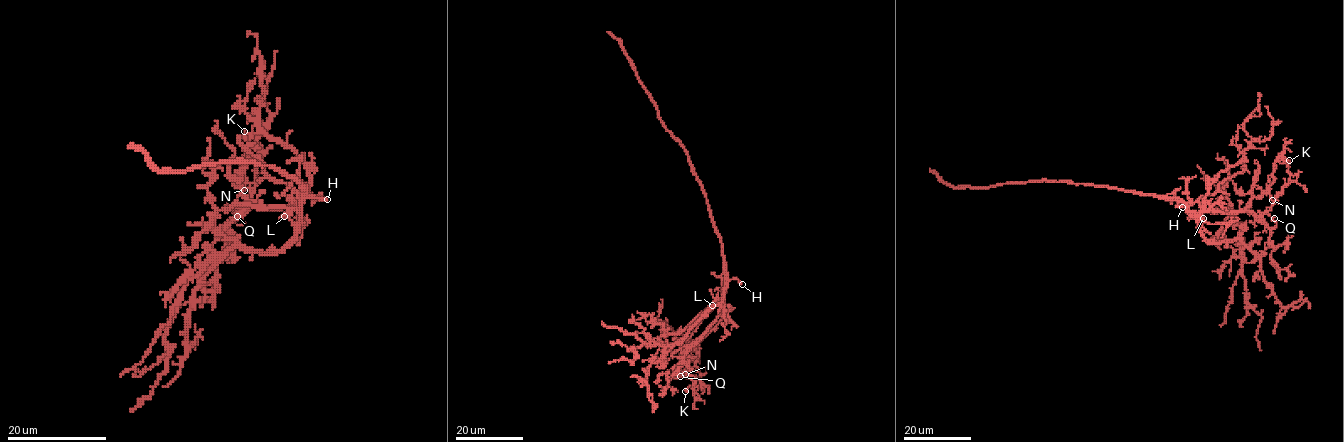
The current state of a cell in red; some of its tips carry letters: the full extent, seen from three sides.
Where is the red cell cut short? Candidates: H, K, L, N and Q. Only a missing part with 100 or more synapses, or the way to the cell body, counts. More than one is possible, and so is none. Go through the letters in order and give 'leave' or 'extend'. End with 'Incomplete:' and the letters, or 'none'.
H: extend
K: leave
L: leave
N: leave
Q: leave
Incomplete: H

